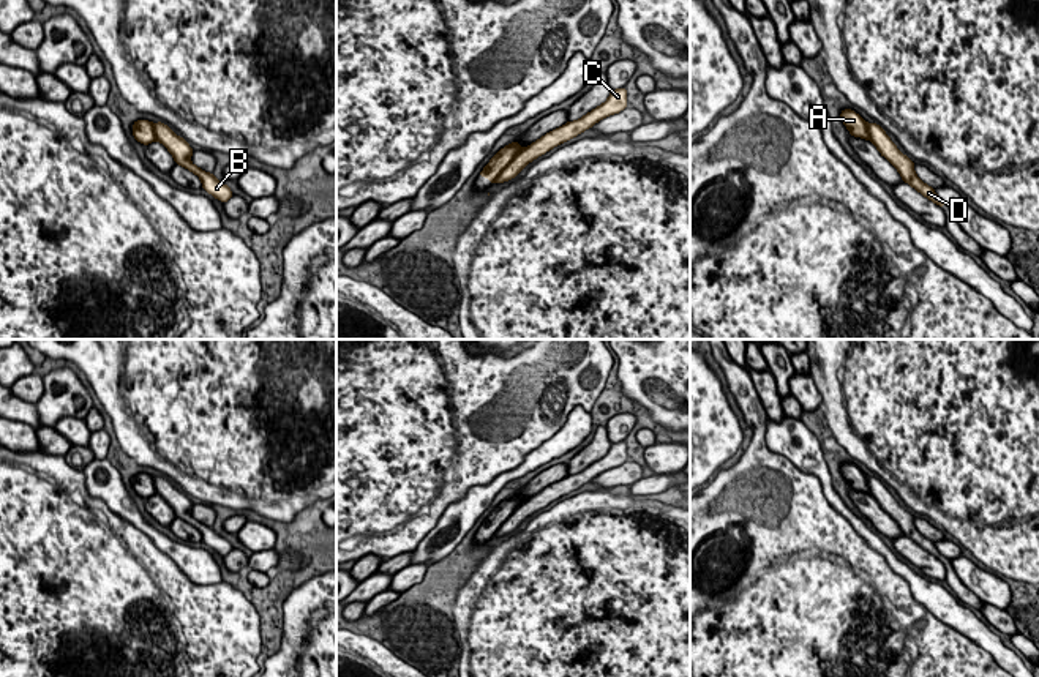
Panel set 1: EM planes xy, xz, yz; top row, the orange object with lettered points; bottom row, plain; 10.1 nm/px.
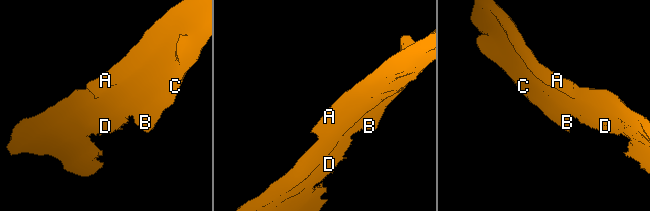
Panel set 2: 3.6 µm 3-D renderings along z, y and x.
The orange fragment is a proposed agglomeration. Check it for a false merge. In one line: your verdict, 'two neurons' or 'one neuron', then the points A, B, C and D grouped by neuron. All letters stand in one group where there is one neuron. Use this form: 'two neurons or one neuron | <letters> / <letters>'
two neurons | A / B C D

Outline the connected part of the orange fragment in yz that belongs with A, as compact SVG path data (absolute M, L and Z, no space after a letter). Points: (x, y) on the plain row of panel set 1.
M843 462L840 473L845 477L851 489L870 494L867 475L851 462Z

